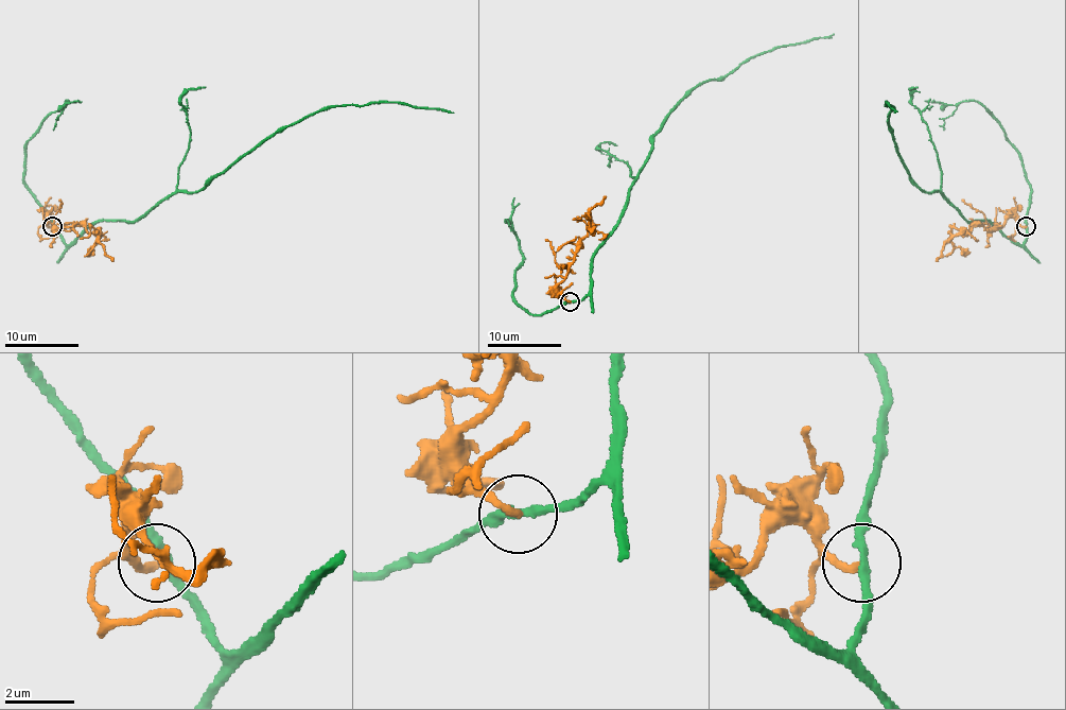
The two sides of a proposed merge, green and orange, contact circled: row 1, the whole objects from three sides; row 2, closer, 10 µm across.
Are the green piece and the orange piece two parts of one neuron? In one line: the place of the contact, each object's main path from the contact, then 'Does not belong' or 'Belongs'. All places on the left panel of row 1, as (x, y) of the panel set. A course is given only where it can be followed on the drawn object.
Place: (52, 226). Course of green: (53, 225), (68, 244), (98, 222), (129, 222), (336, 105), (402, 102), (454, 113). Course of orange: (51, 225), (47, 218), (68, 230), (82, 225), (99, 235), (100, 244), (114, 260). Does not belong

